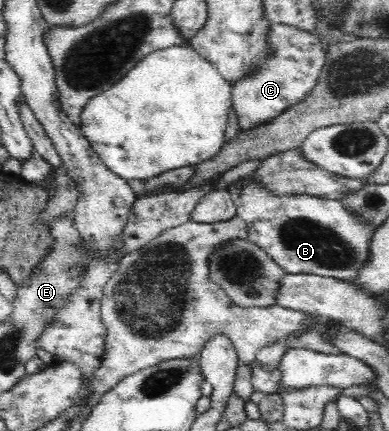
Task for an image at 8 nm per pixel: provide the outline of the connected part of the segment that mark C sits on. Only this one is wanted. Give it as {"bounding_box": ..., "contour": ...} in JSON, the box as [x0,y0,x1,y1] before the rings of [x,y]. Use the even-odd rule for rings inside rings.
{"bounding_box":[231,24,326,132],"contour":[[[272,24],[268,40],[276,45],[276,56],[264,62],[258,72],[252,72],[252,76],[236,82],[232,88],[231,108],[235,112],[237,128],[241,132],[272,123],[288,107],[302,103],[319,83],[326,60],[326,49],[316,36],[287,24]]]}

